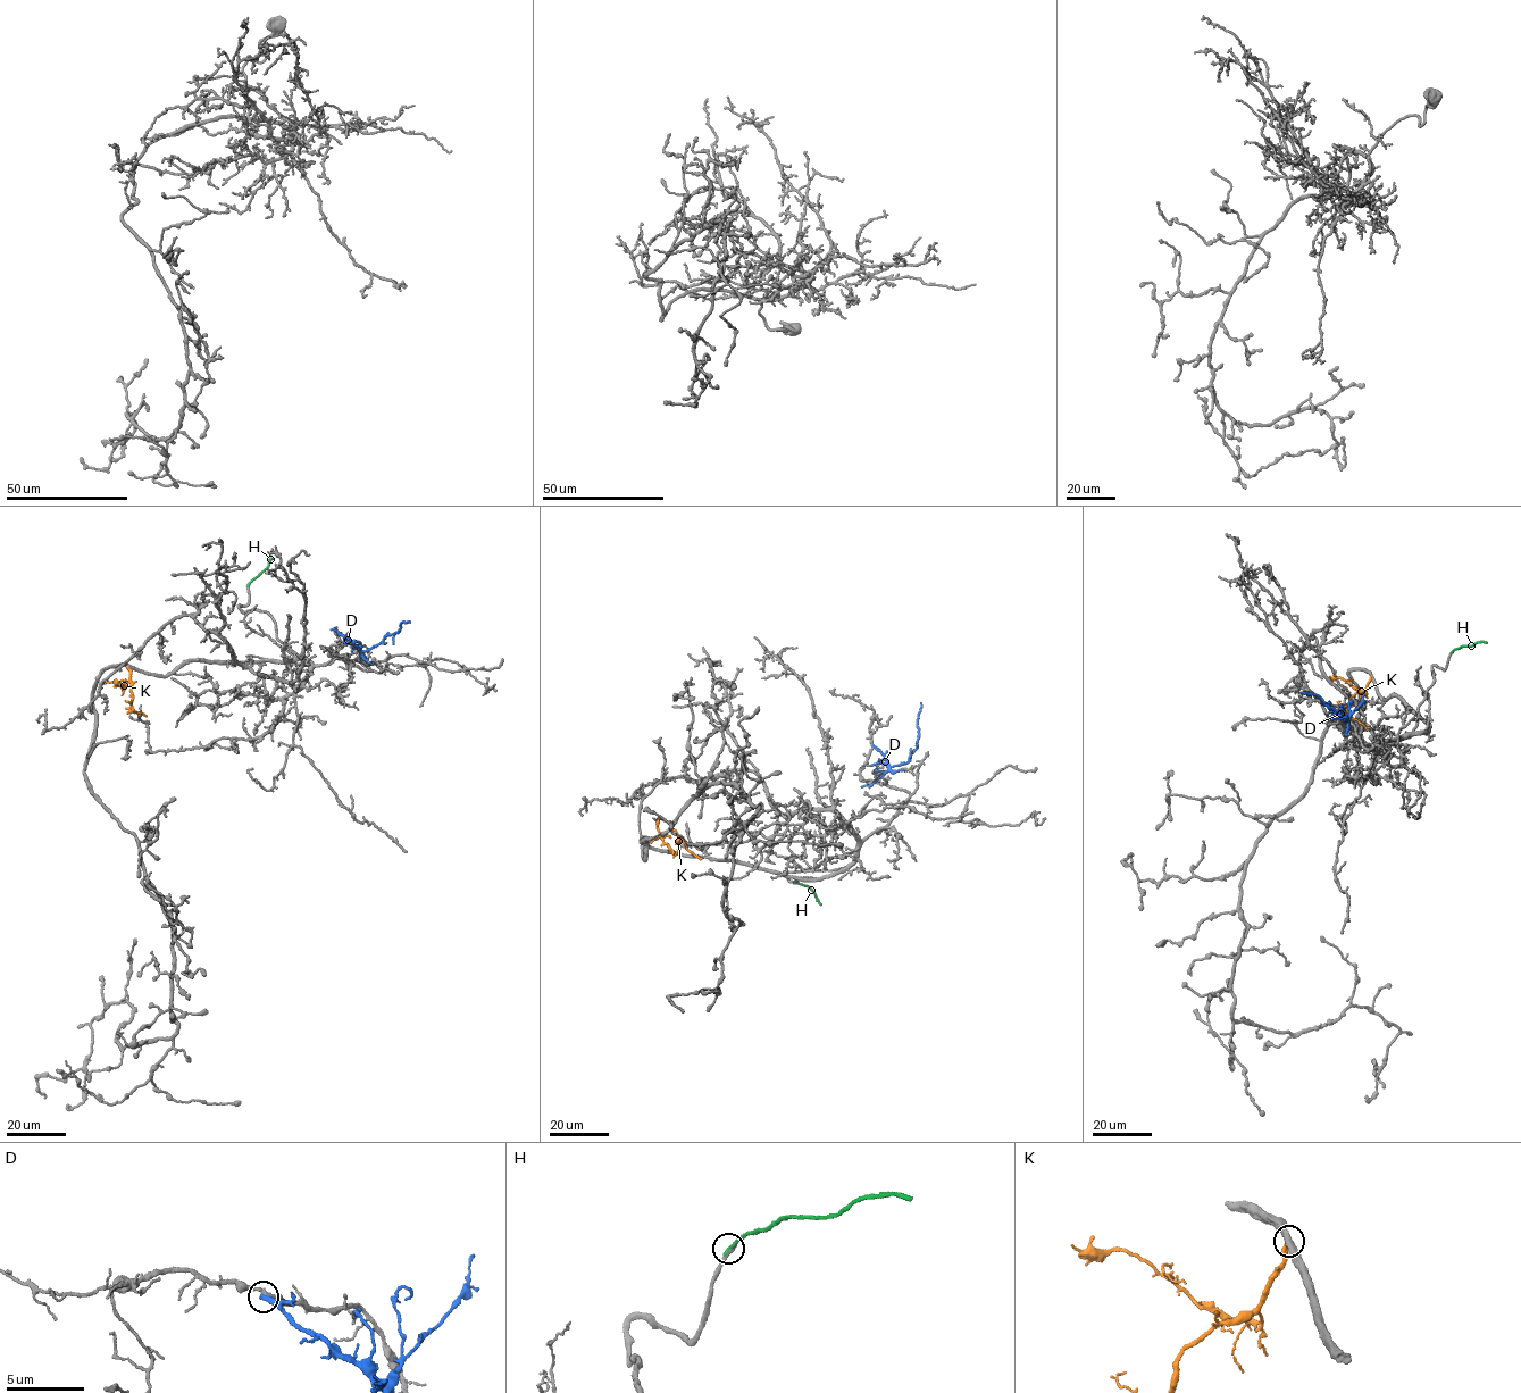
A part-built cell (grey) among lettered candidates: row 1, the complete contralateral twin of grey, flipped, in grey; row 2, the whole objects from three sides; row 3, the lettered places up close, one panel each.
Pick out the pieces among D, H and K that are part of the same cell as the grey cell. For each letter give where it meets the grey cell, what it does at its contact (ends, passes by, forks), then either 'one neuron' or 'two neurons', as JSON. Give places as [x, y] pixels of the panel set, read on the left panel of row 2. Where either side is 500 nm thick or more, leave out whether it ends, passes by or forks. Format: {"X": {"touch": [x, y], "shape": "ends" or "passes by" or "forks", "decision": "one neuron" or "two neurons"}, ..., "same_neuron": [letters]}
{"D": {"touch": [350, 643], "shape": "ends", "decision": "two neurons"}, "H": {"touch": [249, 584], "shape": "ends", "decision": "two neurons"}, "K": {"touch": [126, 666], "shape": "ends", "decision": "two neurons"}, "same_neuron": []}

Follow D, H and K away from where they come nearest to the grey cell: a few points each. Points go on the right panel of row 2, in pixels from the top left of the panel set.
D: (1323, 703), (1345, 722), (1346, 715), (1329, 708), (1317, 695), (1301, 692)
H: (1452, 652), (1464, 645), (1486, 642)
K: (1371, 676), (1368, 686), (1350, 699), (1347, 712), (1367, 730)

